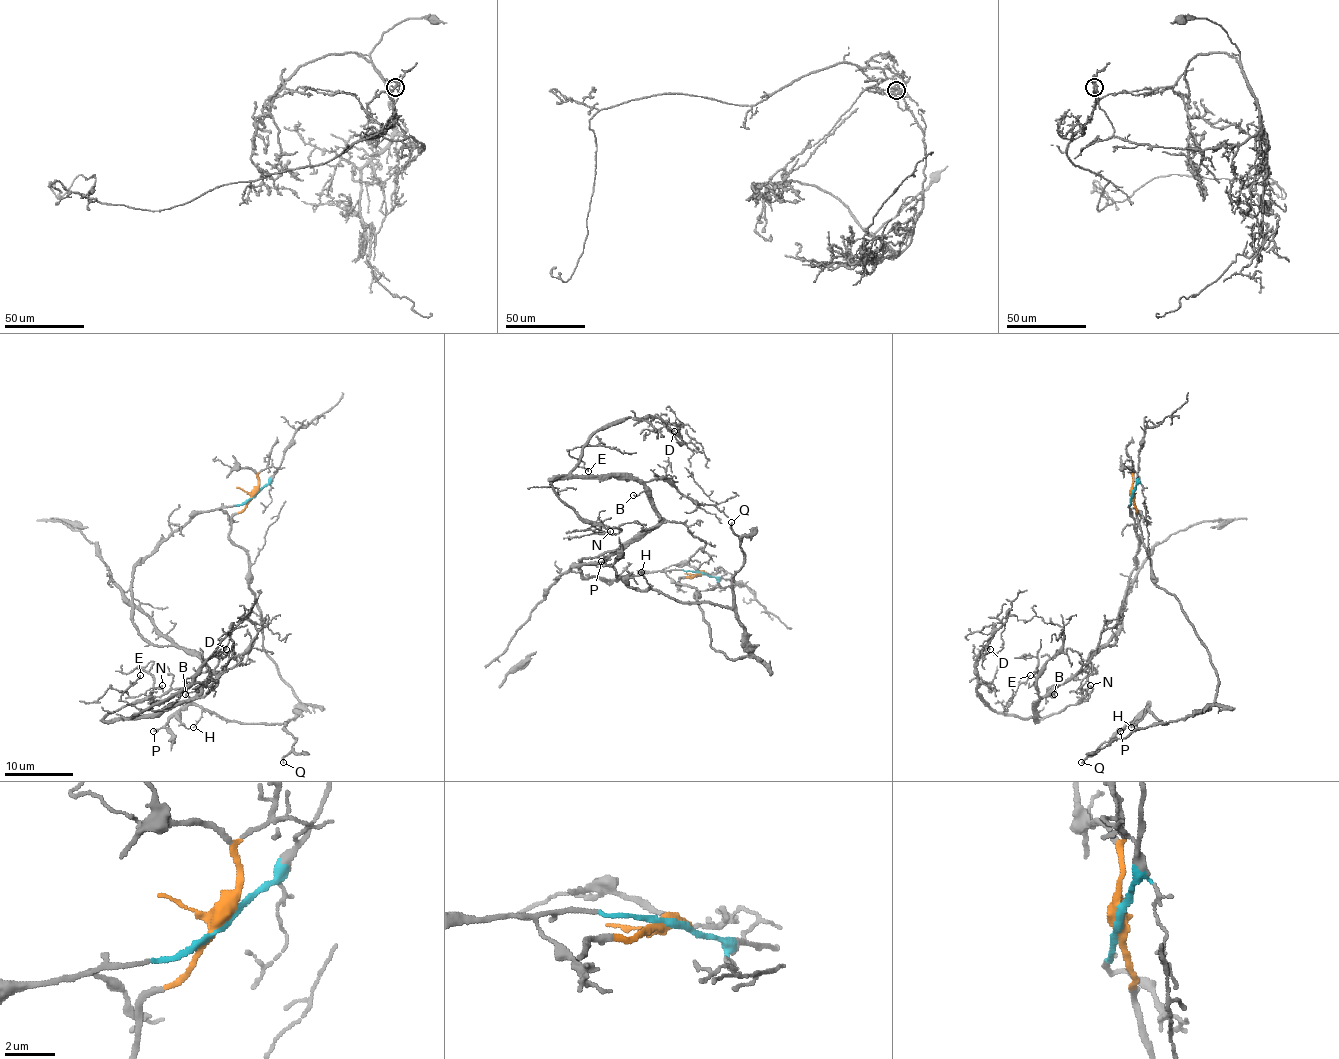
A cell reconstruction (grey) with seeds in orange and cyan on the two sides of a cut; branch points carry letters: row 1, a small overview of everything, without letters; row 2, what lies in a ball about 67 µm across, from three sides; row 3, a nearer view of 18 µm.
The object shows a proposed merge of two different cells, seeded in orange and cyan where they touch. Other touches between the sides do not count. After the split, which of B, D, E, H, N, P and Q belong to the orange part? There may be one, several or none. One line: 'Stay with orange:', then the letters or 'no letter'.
Stay with orange: H, P, Q

